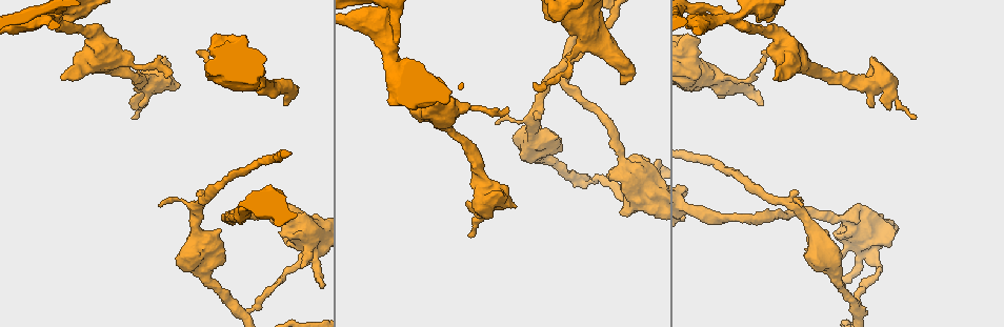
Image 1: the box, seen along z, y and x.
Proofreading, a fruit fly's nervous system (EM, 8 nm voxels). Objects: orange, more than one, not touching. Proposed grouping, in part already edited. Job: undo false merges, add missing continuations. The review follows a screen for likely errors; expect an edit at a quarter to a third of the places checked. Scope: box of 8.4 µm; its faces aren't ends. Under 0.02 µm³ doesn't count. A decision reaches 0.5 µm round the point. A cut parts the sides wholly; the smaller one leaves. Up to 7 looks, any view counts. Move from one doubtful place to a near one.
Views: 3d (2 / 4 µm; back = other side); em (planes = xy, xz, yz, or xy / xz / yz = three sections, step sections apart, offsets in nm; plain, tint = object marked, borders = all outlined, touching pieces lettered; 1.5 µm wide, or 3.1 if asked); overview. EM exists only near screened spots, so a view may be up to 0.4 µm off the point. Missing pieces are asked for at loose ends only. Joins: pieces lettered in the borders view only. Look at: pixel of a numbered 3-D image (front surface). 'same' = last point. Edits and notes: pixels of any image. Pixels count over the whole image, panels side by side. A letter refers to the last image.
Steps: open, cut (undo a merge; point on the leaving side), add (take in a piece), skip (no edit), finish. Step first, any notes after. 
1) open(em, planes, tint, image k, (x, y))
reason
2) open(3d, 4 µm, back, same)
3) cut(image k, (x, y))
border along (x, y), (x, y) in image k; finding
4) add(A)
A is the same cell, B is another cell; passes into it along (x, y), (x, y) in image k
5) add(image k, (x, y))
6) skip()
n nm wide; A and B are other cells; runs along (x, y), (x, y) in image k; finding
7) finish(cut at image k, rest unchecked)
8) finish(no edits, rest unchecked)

open(3d, 4 µm, image 1, (56, 20))

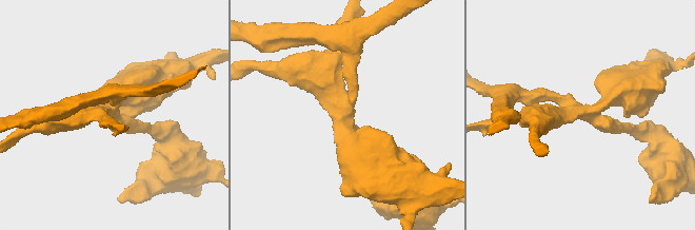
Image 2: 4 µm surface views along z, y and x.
open(em, planes, plain, image 2, (578, 111))

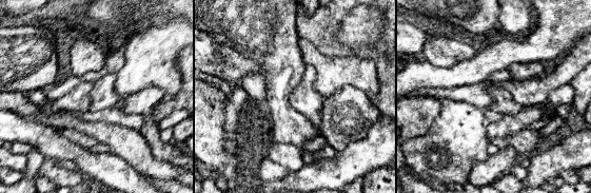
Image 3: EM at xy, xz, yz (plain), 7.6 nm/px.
open(em, planes, borders, same)
see the neighbours

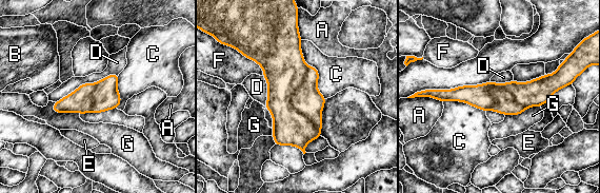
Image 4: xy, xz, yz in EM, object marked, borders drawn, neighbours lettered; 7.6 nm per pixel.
cut(image 4, (284, 70))
A, B, C, D, E, F and G are other cells; two cells meet here

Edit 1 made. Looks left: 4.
open(overview)
see it whole again

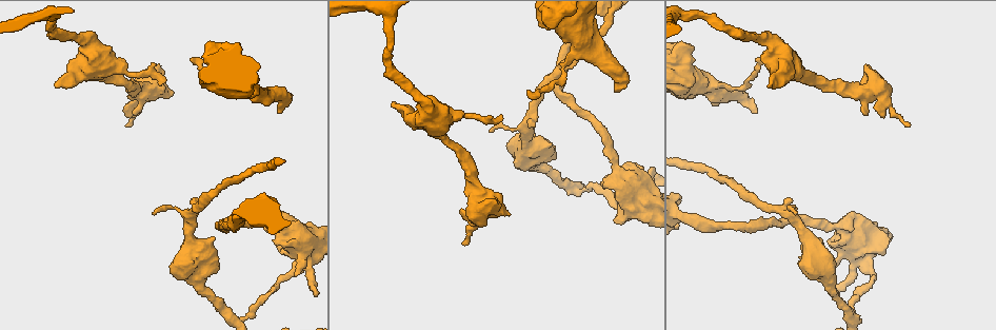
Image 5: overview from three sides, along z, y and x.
open(em, planes, tint, image 5, (164, 78))
an open end

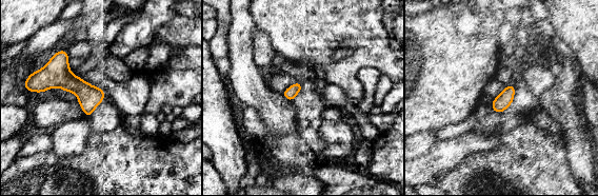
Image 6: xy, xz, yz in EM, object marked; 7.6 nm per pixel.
open(em, planes, borders, same)
see the neighbours

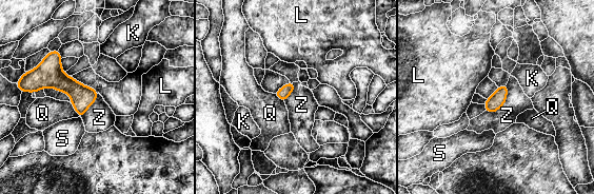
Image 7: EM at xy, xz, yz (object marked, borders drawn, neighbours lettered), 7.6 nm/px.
skip()
K, L, Q, S and Z are other cells; border along (507, 84), (506, 101), (487, 112) in image 7; none of them fits

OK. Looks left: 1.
finish(cut at image 4, rest unchecked)

